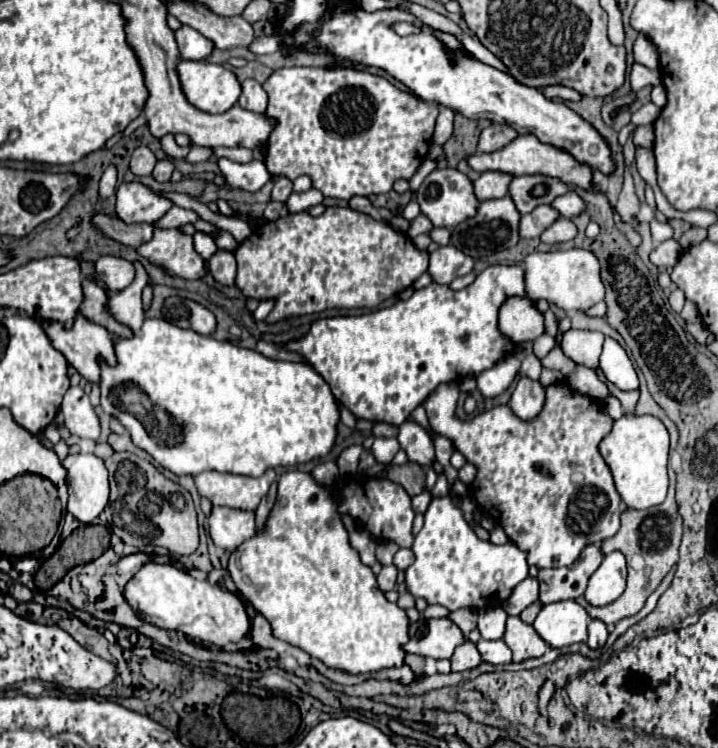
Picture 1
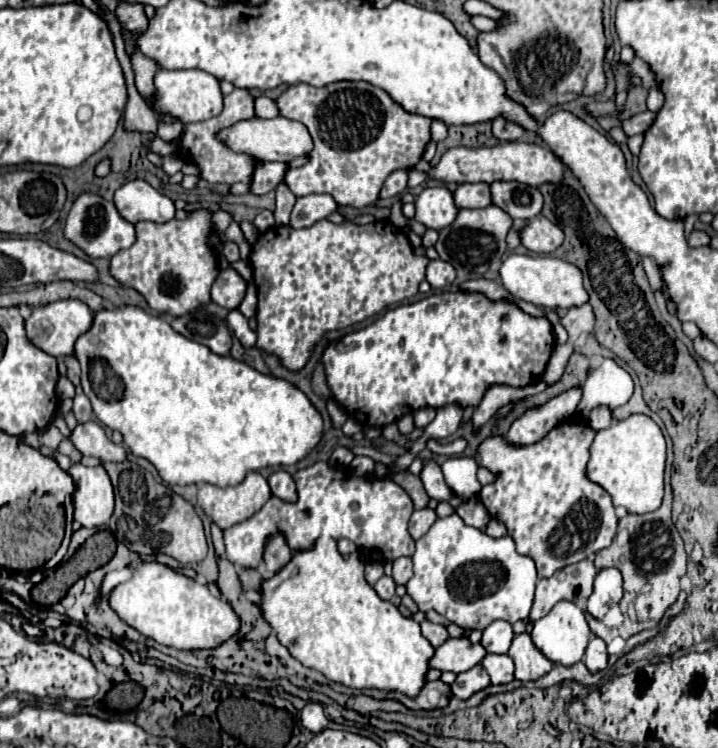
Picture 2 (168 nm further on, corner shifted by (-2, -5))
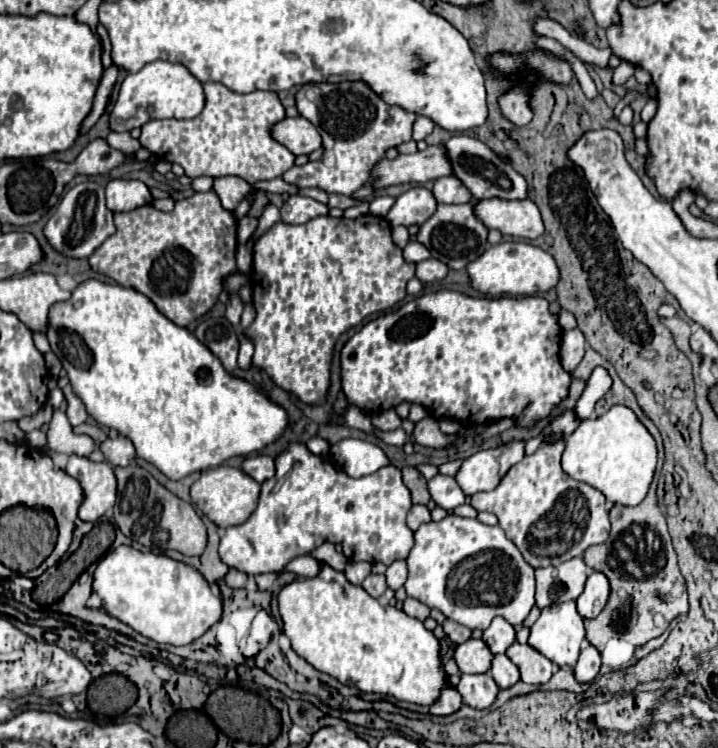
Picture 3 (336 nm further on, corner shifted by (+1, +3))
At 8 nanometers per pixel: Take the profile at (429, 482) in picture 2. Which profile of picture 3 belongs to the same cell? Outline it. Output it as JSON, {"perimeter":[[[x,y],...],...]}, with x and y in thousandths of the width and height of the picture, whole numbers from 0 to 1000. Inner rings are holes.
{"perimeter":[[[610,634],[596,644],[596,655],[602,660],[602,668],[618,682],[632,682],[635,676],[646,674],[646,660],[632,639],[616,639]]]}

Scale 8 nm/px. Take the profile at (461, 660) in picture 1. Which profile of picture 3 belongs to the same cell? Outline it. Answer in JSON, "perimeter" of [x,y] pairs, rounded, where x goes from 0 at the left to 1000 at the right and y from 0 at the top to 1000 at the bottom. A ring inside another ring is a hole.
{"perimeter":[[[677,898],[677,904],[649,904],[643,901],[638,925],[646,933],[646,941],[674,949],[691,939],[696,920],[688,914],[688,906]]]}

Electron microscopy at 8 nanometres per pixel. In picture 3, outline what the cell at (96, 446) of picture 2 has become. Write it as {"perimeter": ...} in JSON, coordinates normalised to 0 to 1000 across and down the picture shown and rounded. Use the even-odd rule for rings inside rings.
{"perimeter":[[[164,583],[159,588],[148,588],[142,594],[142,604],[148,610],[148,615],[156,620],[156,623],[181,623],[189,612],[189,604],[187,604],[187,594],[173,586],[173,583]]]}

